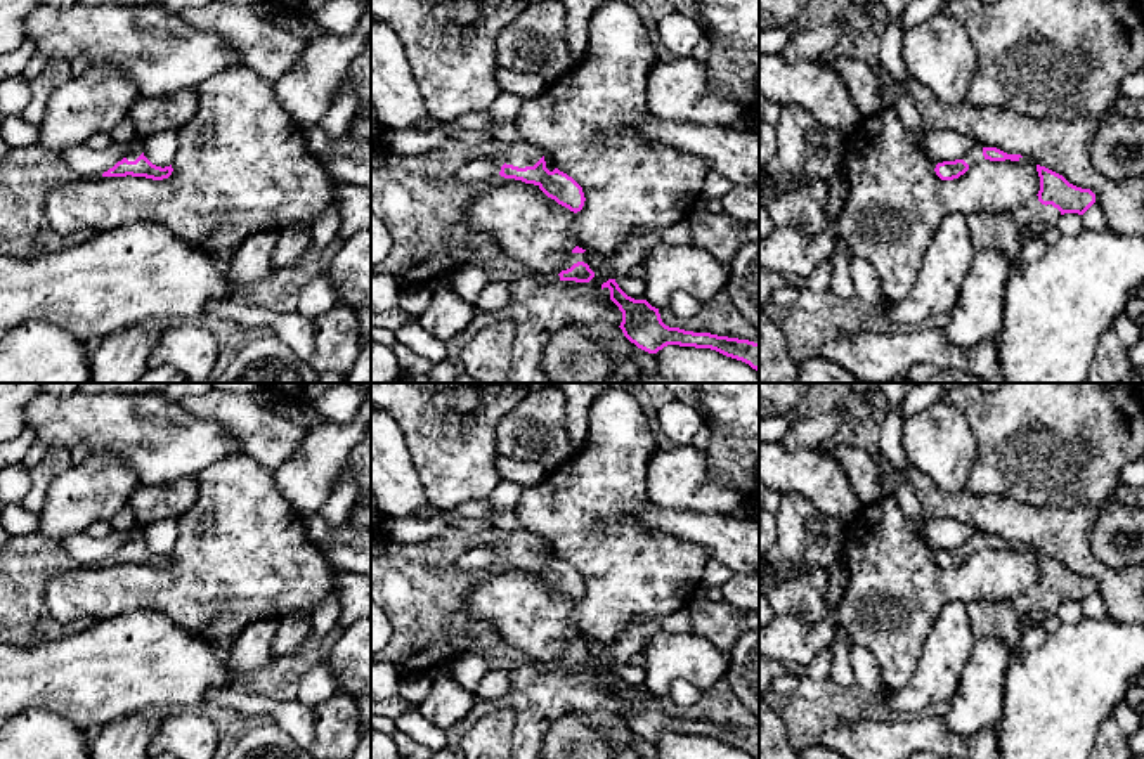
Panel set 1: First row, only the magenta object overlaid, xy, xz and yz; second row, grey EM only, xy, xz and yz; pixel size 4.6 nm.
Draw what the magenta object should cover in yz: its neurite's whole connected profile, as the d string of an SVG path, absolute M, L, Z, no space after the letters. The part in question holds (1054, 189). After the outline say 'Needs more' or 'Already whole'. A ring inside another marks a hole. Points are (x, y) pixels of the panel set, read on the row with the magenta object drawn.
M1037 165L1037 172L1040 191L1019 210L967 217L976 251L997 250L1007 256L1011 265L1016 265L1030 239L1042 237L1049 227L1056 227L1061 215L1083 215L1095 203L1095 194L1090 189L1076 187L1040 165Z. Needs more

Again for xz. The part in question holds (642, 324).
M686 220L667 229L634 230L626 237L621 248L605 256L608 269L598 270L588 265L586 250L575 246L563 262L560 281L596 282L601 295L610 298L622 312L621 329L624 336L638 348L657 354L667 345L711 348L726 357L742 360L759 371L759 343L711 333L693 333L679 328L669 328L662 322L659 308L647 300L627 296L617 277L627 274L657 244L688 246L692 244L692 229Z. Needs more

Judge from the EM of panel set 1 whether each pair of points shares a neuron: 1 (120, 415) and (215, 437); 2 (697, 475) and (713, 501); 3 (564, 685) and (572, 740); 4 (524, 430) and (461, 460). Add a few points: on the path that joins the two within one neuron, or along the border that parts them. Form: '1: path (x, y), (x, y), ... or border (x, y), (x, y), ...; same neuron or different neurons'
1: path (144, 430), (153, 437), (191, 437); same neuron
2: path (695, 482), (695, 489), (706, 496); same neuron
3: border (586, 713), (560, 716), (543, 740); different neurons
4: border (515, 408), (496, 425), (496, 454); different neurons

